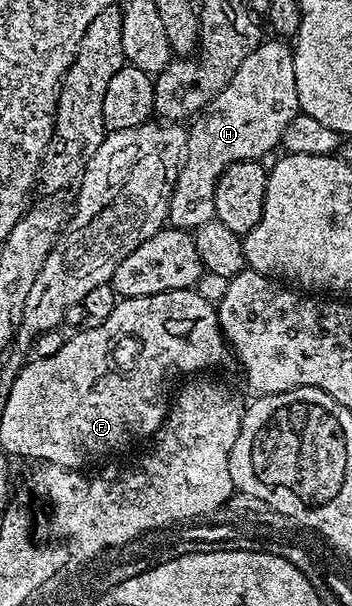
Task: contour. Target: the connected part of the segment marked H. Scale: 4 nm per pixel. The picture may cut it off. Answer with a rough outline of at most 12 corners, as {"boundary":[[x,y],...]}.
{"boundary":[[263,43],[194,117],[170,227],[216,219],[215,188],[278,149],[299,113],[292,45]]}

